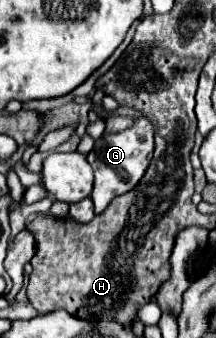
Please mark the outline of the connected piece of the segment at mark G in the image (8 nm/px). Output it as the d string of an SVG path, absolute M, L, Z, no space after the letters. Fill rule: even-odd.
M120 107L118 113L132 117L134 125L116 135L102 135L102 139L98 139L94 149L88 153L88 161L94 169L94 191L90 197L94 201L96 213L102 213L114 197L118 197L138 185L138 181L142 179L142 175L146 173L146 169L150 165L152 151L154 151L154 127L150 127L150 121L146 121L140 113L136 113L134 109L128 109L128 107Z

